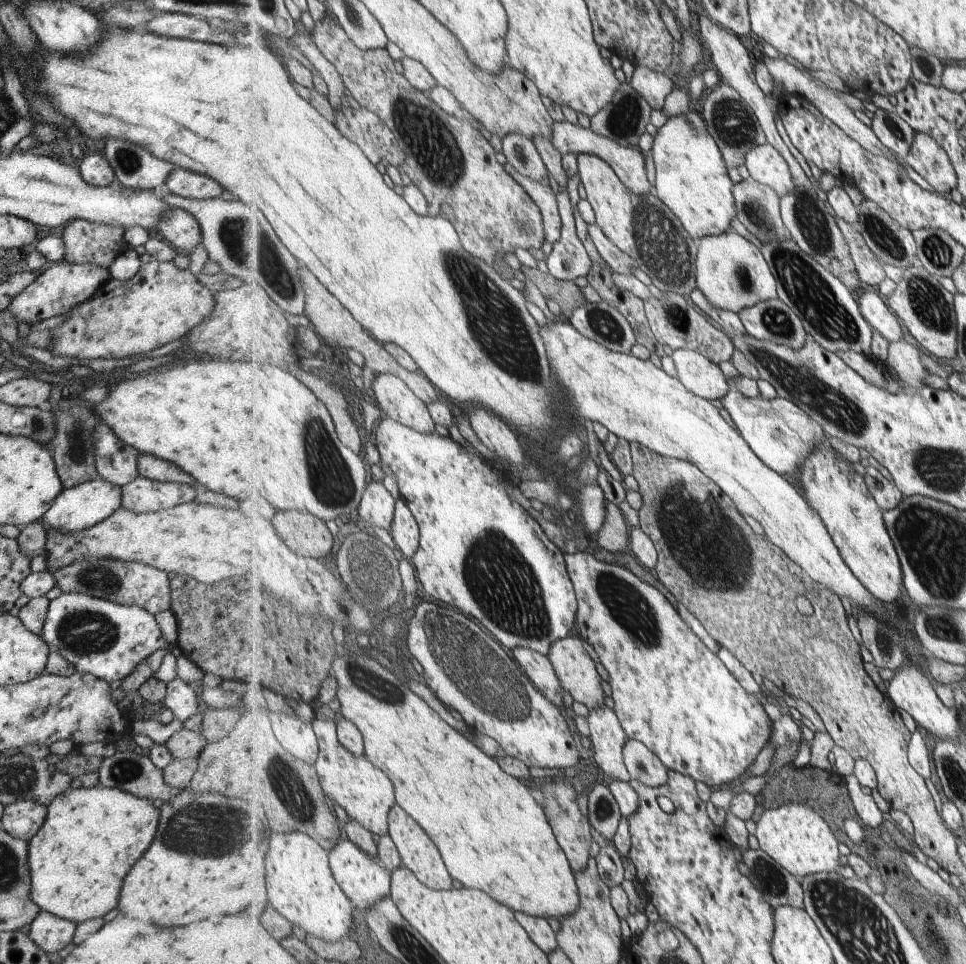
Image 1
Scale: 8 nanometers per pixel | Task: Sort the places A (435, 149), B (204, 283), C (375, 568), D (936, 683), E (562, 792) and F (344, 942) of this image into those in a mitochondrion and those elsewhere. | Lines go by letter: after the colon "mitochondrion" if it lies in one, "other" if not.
A: mitochondrion
B: other
C: mitochondrion
D: other
E: other
F: other

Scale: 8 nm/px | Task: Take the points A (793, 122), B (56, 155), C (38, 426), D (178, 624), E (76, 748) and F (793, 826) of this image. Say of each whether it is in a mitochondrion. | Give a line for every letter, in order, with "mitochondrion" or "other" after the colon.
A: other
B: other
C: mitochondrion
D: other
E: other
F: other

